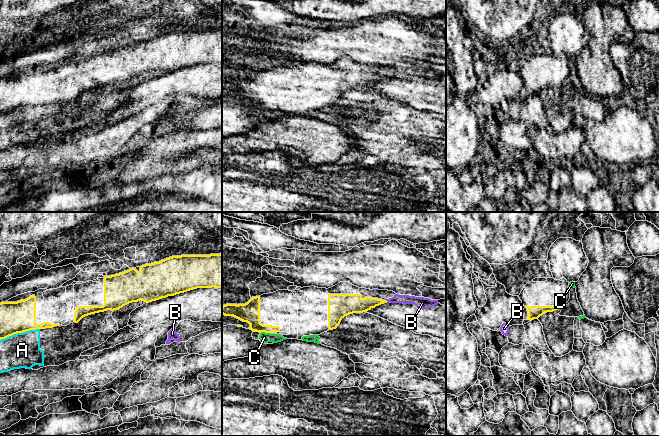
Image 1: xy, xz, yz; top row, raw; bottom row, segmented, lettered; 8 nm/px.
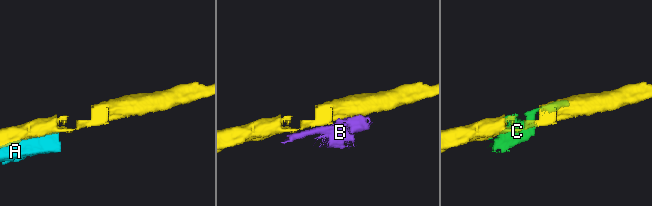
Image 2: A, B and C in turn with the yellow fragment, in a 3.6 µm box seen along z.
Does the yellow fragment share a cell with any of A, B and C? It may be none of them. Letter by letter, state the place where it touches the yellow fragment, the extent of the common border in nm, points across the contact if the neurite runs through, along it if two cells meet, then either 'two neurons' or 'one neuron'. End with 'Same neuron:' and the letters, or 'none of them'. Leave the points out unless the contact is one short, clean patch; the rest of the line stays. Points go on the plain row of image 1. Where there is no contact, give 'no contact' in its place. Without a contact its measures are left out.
A: contact xy (19, 108); length 340 nm; two neurons
B: contact xz (387, 77); length 40 nm; border xz (385, 75), (388, 77); two neurons
C: contact xz (264, 107); length 80 nm; two neurons
Same neuron: none of them

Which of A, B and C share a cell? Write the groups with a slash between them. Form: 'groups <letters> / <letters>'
groups A C / B

